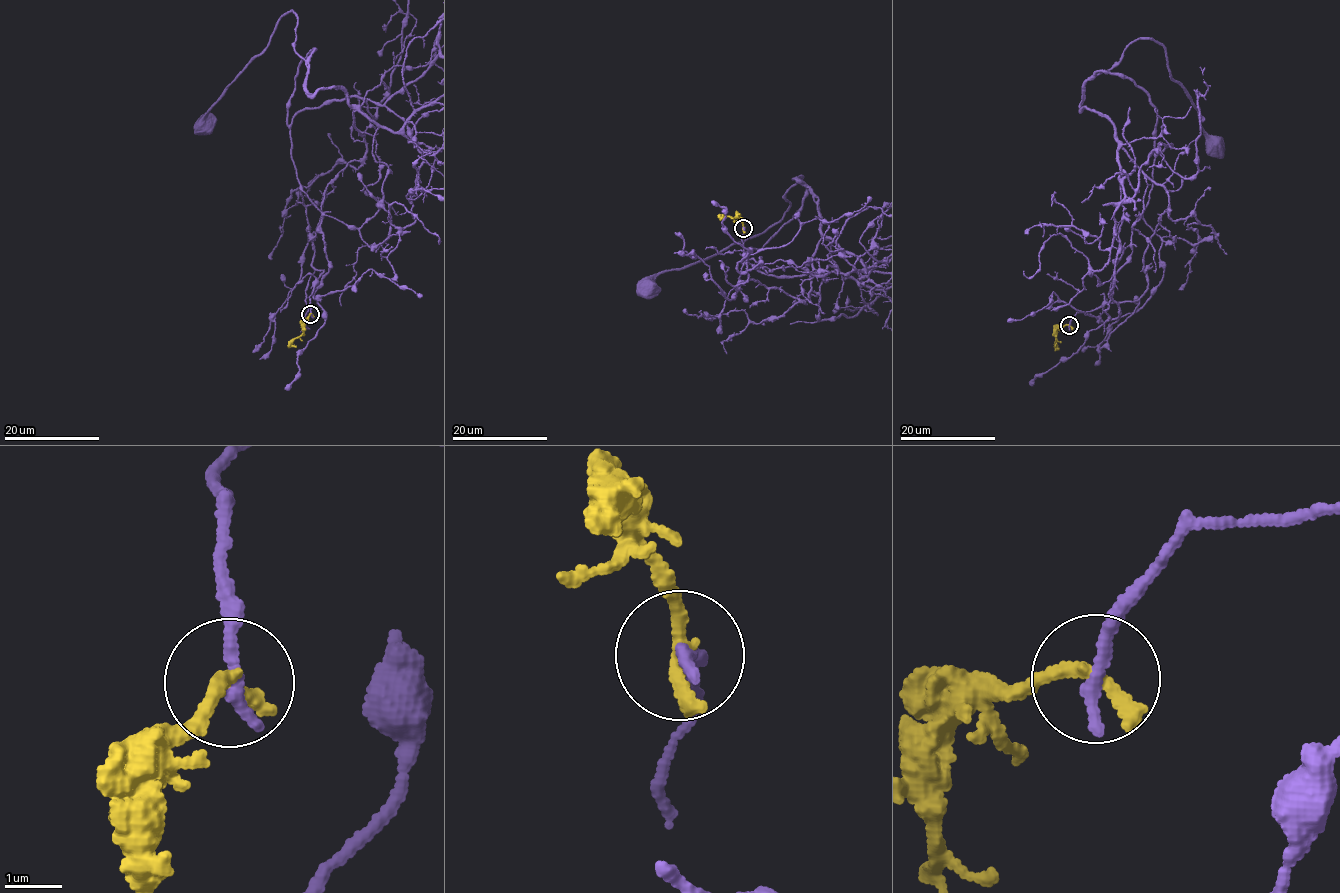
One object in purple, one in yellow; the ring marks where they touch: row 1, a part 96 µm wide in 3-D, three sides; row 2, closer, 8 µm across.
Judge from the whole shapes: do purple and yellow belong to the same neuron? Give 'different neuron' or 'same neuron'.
different neuron

